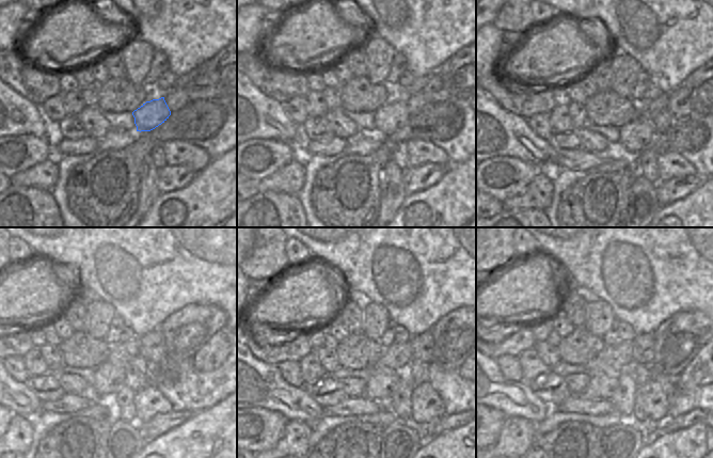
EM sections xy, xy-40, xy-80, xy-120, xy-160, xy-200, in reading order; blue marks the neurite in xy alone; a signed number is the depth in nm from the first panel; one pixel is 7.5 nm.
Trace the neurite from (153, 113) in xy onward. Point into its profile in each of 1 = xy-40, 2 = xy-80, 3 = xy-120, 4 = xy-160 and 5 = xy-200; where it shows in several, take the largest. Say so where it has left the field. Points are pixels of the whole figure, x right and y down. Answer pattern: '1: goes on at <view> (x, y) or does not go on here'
1: goes on at xy-40 (390, 117)
2: goes on at xy-80 (630, 119)
3: goes on at xy-120 (139, 379)
4: goes on at xy-160 (382, 380)
5: goes on at xy-200 (622, 388)

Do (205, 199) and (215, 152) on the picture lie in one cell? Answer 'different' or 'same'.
different

